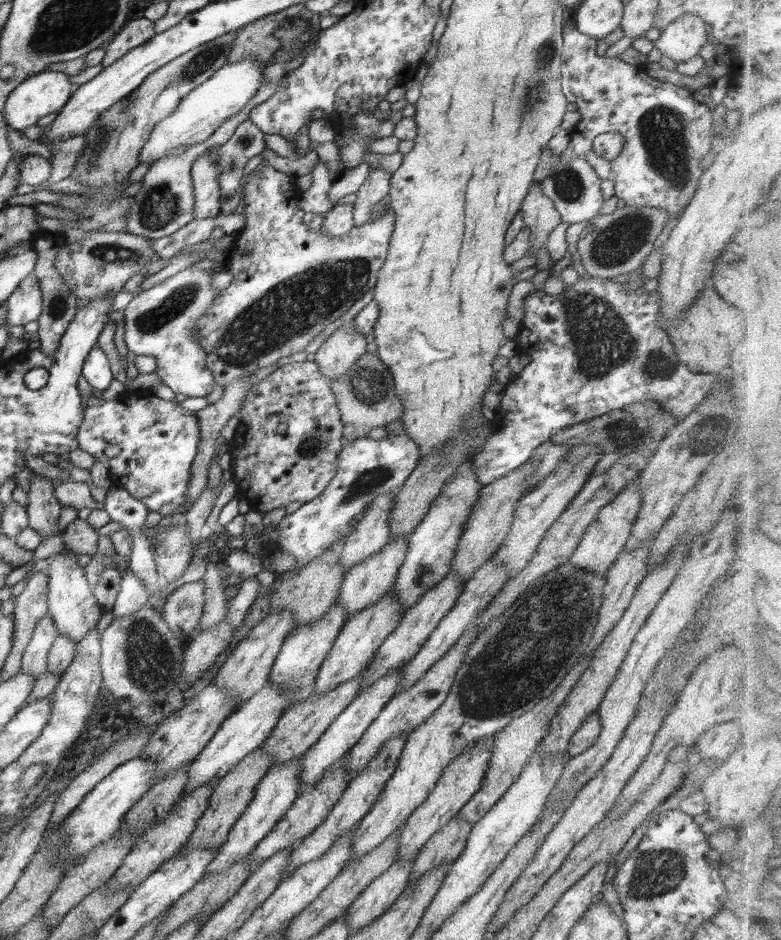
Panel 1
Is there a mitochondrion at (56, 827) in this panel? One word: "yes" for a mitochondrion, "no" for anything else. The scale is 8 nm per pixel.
no

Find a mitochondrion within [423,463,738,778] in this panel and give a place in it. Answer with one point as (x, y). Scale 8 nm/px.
(483, 691)

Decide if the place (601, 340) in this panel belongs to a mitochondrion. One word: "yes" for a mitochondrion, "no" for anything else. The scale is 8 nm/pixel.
yes

